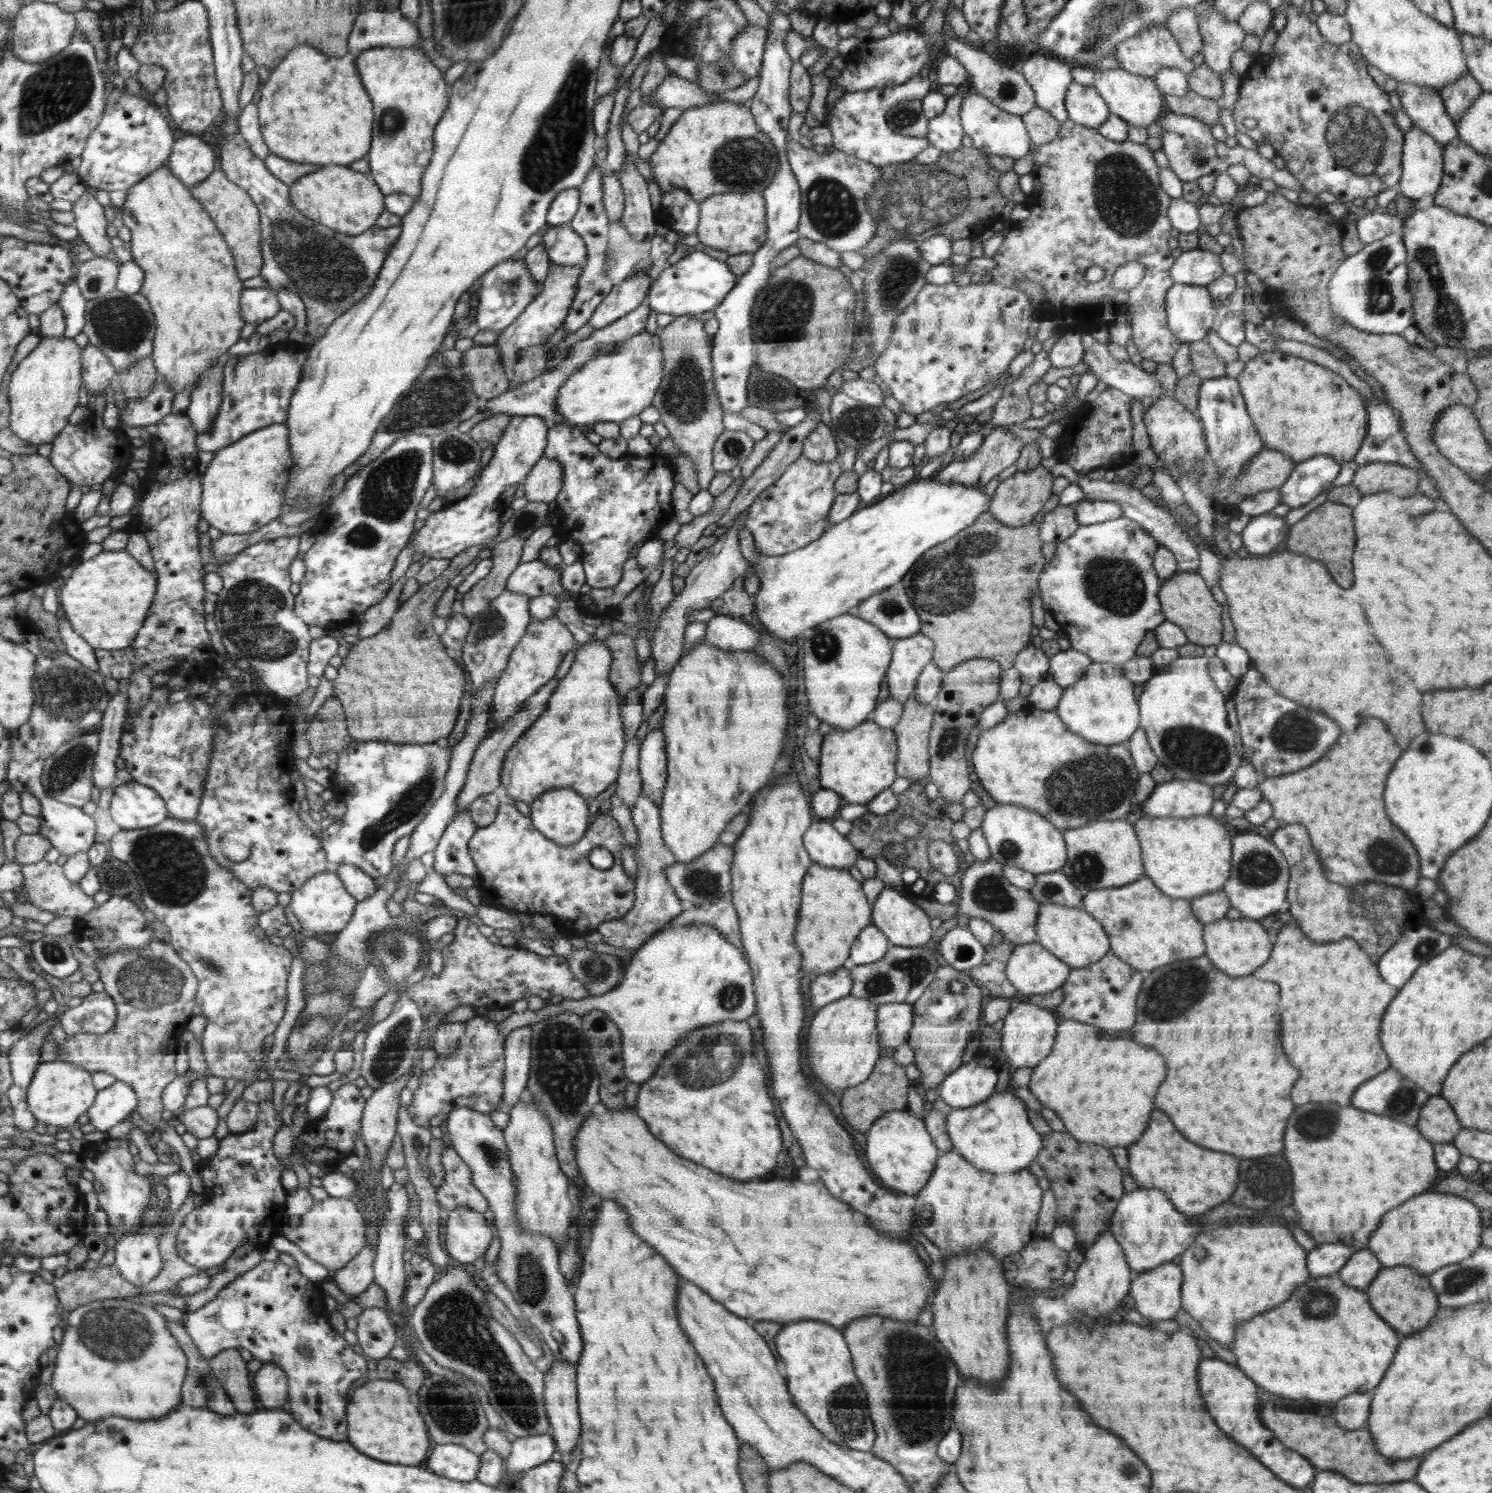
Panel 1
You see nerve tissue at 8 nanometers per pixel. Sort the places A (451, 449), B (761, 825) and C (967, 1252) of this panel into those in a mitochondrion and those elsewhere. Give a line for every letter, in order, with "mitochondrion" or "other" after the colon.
A: mitochondrion
B: other
C: other

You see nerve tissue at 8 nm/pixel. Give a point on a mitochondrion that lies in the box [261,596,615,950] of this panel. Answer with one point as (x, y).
(410, 803)

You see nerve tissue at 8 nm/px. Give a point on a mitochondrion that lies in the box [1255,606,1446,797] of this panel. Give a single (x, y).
(1293, 732)

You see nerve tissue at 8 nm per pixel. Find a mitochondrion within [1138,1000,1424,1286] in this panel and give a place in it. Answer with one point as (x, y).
(1267, 1181)

